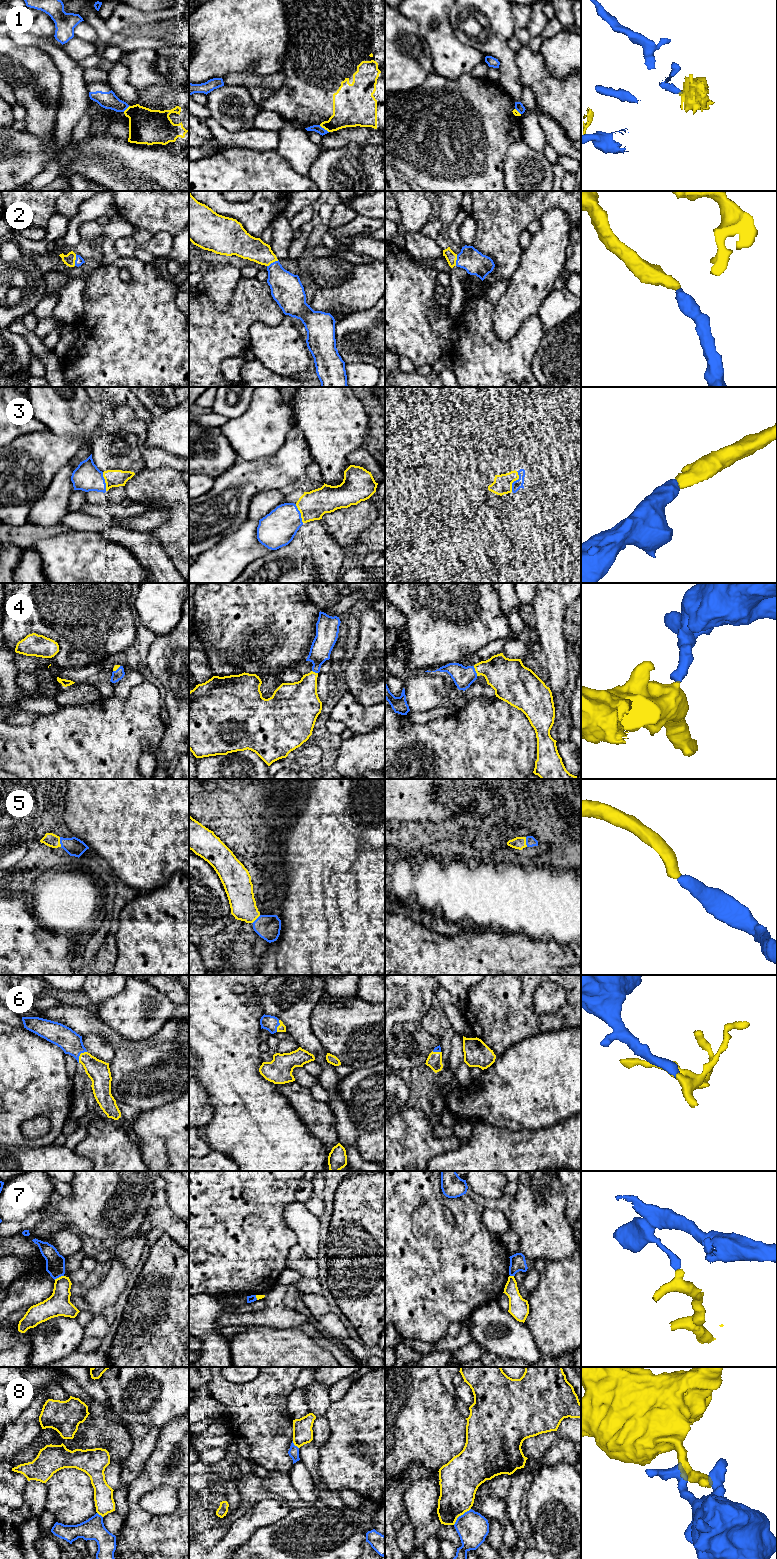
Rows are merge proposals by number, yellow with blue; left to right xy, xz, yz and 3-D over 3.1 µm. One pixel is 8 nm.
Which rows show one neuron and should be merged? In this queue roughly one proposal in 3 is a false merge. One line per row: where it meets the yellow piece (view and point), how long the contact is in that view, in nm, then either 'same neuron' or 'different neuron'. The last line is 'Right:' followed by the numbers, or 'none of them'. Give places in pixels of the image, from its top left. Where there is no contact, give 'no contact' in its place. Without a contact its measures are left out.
1: contact xz (324, 128); length 100 nm; different neuron
2: contact xy (75, 259); length 100 nm; same neuron
3: contact yz (514, 480); length 180 nm; same neuron
4: contact yz (475, 670); length 90 nm; same neuron
5: contact xy (59, 842); length 80 nm; same neuron
6: contact xy (80, 1055); length 120 nm; same neuron
7: contact xy (59, 1277); length 90 nm; different neuron
8: contact yz (460, 1515); length 190 nm; different neuron
Right: 2, 3, 4, 5, 6

